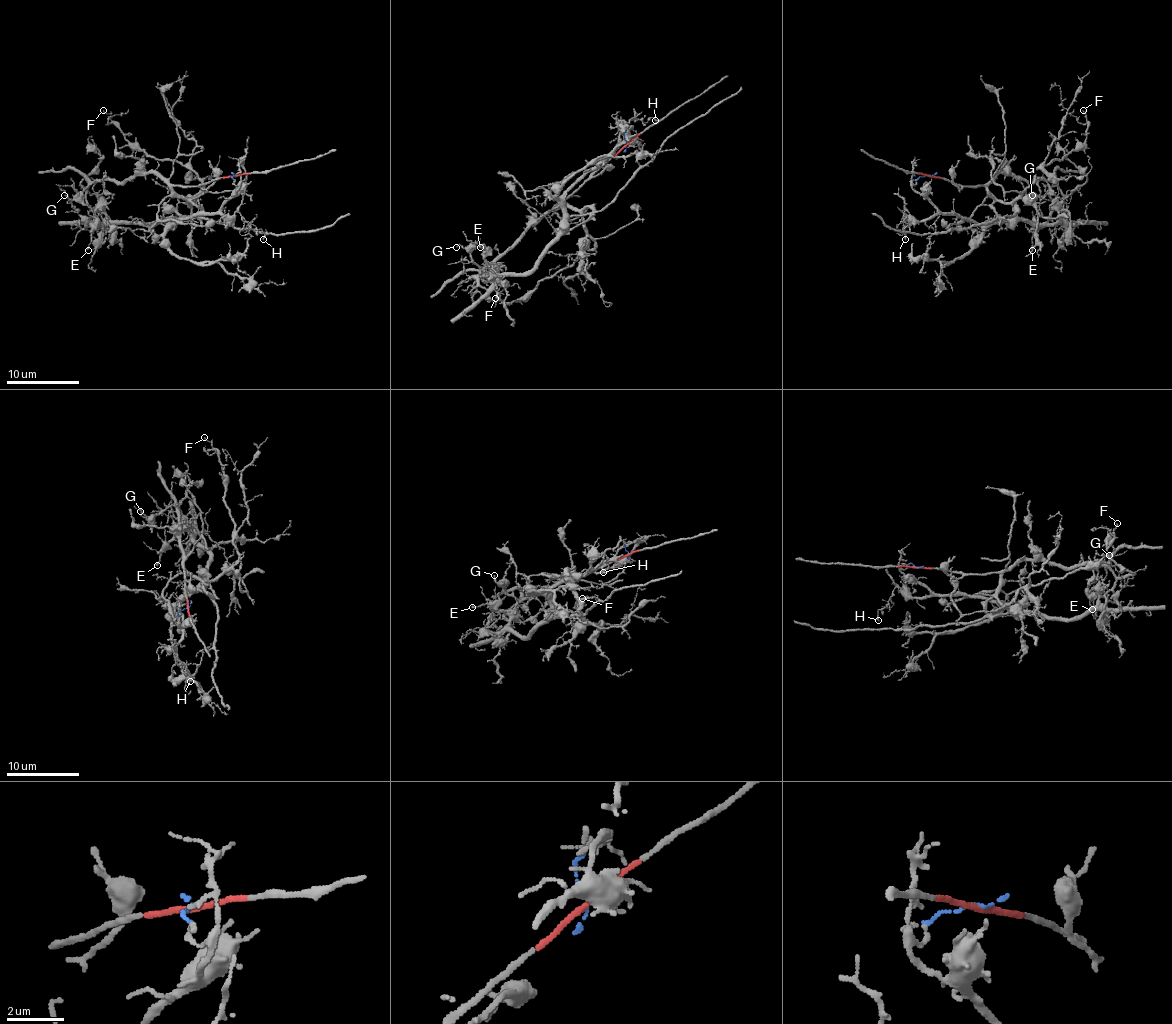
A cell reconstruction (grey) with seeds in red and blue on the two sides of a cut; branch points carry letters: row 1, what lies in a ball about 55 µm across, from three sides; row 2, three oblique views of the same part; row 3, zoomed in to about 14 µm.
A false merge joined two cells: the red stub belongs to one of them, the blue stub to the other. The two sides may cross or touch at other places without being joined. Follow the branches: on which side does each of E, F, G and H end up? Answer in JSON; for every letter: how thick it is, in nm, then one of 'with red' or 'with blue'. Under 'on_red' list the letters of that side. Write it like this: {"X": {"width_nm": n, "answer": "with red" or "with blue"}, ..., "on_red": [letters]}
{"E": {"width_nm": 160, "answer": "with blue"}, "F": {"width_nm": 90, "answer": "with red"}, "G": {"width_nm": 90, "answer": "with red"}, "H": {"width_nm": 130, "answer": "with blue"}, "on_red": ["F", "G"]}

